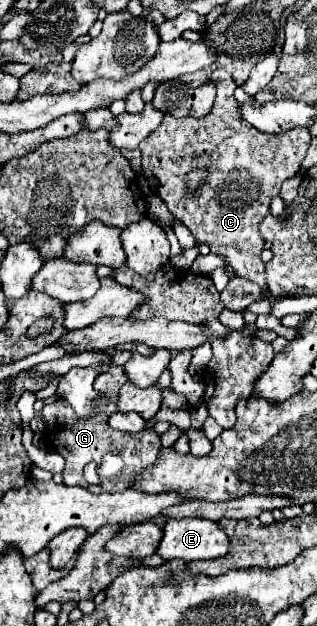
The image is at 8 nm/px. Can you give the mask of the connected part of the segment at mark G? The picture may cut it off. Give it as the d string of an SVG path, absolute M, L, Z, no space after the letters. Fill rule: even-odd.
M111 367L107 373L99 375L95 379L95 391L99 391L99 395L107 395L107 405L103 411L93 411L89 417L75 415L71 405L65 403L65 399L55 399L43 407L43 419L47 423L43 435L47 435L49 447L53 451L57 451L59 455L63 455L63 459L65 459L65 469L63 469L65 485L79 485L79 487L85 487L97 494L123 491L123 489L131 487L133 475L137 475L137 471L145 469L149 463L153 463L153 459L157 459L161 441L153 429L141 431L141 433L123 433L123 431L115 431L107 425L107 417L109 417L109 413L115 411L115 401L117 401L121 385L125 381L127 379L125 379L125 373L121 371L121 367ZM59 413L65 413L61 421L57 421ZM89 461L97 463L97 467L99 467L97 473L101 477L101 485L89 485L85 481L83 467Z

